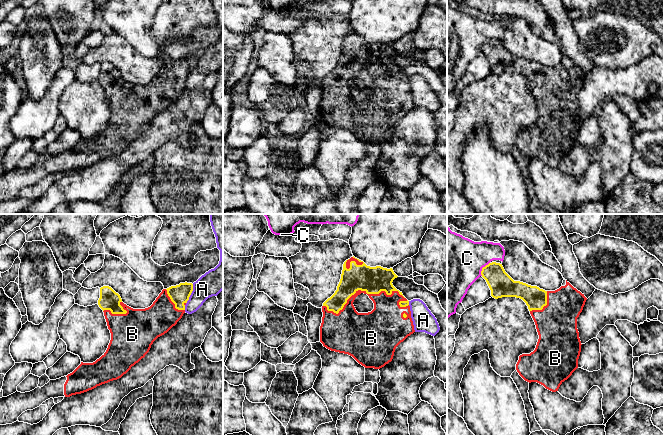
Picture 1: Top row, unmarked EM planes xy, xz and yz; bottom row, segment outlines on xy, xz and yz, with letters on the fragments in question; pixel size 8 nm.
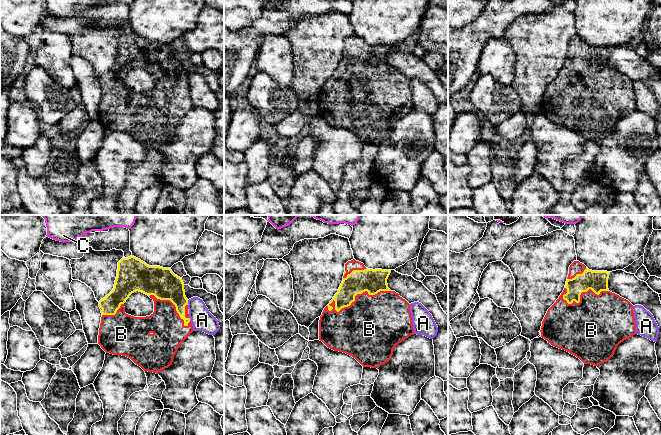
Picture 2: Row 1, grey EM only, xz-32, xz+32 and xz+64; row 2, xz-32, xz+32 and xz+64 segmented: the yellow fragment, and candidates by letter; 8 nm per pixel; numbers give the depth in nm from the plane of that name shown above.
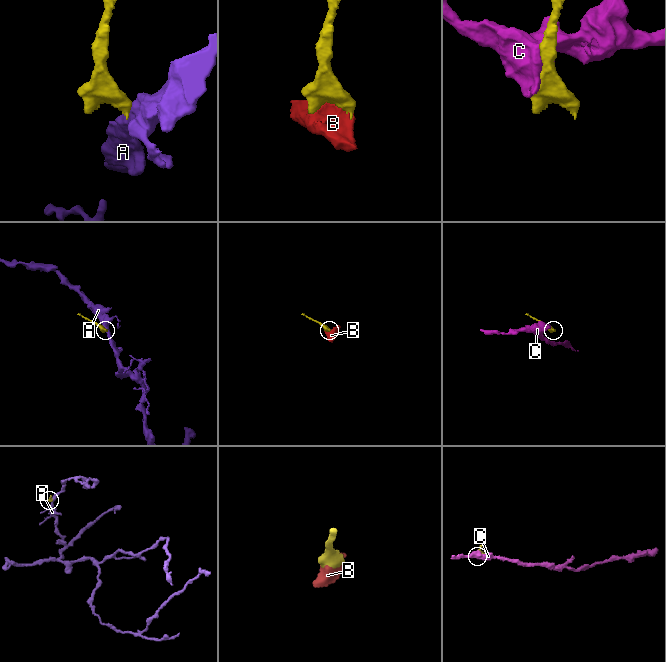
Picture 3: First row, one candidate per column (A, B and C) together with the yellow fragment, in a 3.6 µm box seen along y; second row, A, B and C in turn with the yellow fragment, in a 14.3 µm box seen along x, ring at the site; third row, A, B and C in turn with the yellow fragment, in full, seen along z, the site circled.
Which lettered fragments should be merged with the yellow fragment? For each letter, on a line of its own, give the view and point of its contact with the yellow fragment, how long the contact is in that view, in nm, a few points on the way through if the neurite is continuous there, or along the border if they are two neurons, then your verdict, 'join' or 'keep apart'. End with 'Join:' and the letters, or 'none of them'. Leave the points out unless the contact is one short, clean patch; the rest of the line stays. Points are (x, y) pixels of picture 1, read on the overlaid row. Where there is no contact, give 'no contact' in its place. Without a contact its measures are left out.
A: meets yellow in xy at (190, 294); contact 170 nm long; border along xy (193, 284), (193, 290), (186, 303); keep apart
B: meets yellow in xz at (361, 290); contact 650 nm long; join
C: meets yellow in yz at (482, 268); contact 130 nm long; keep apart
Join: B

